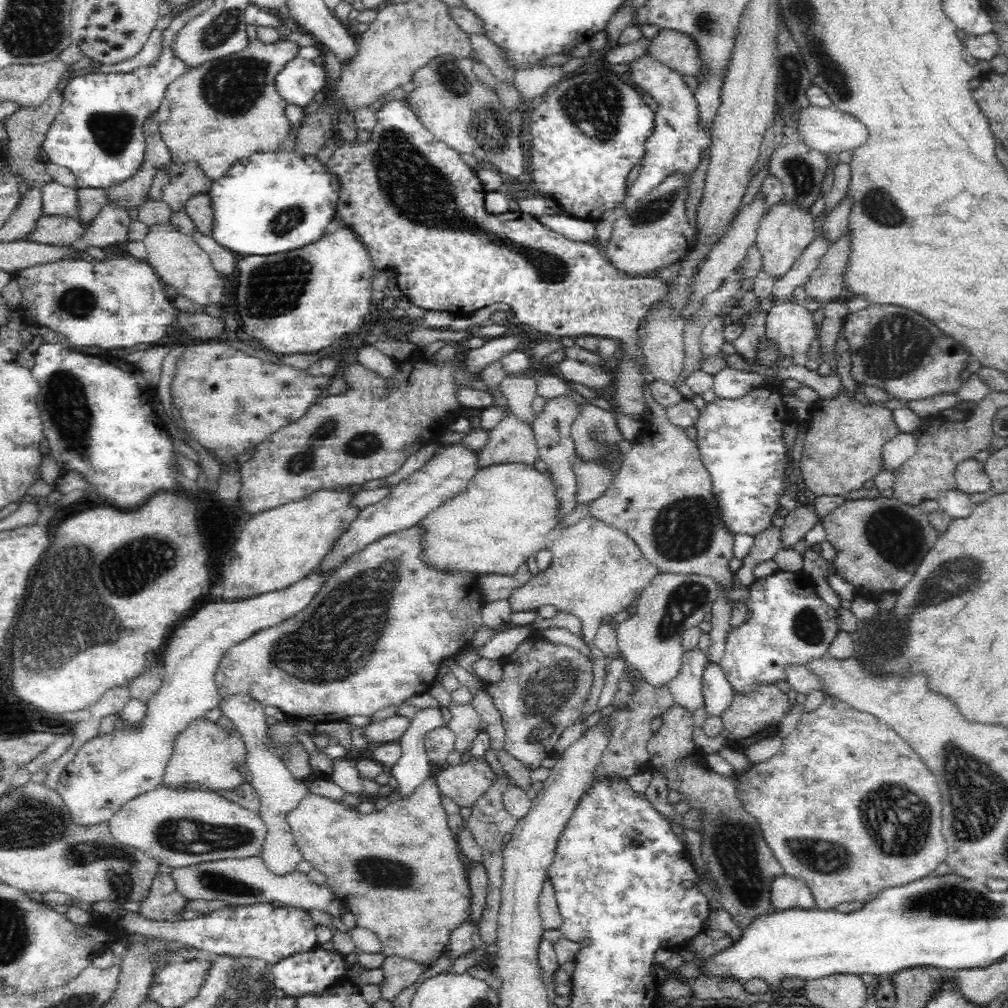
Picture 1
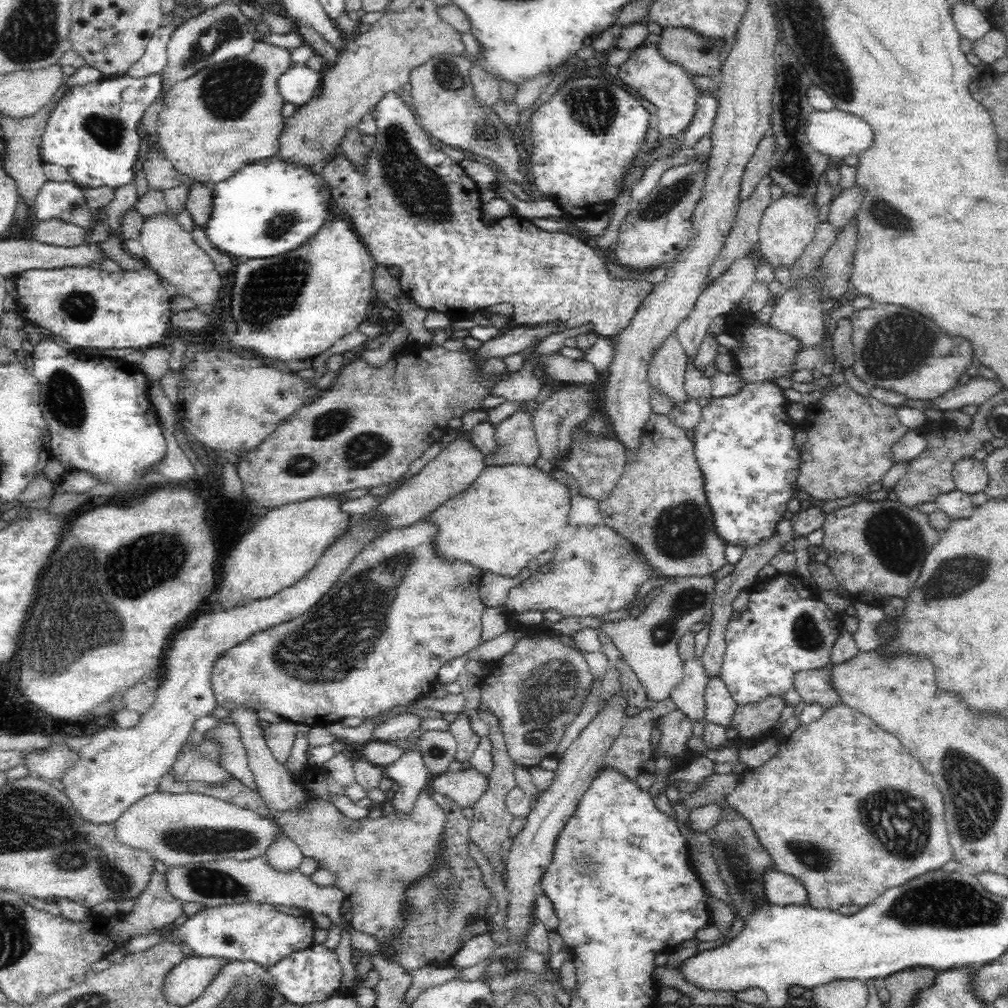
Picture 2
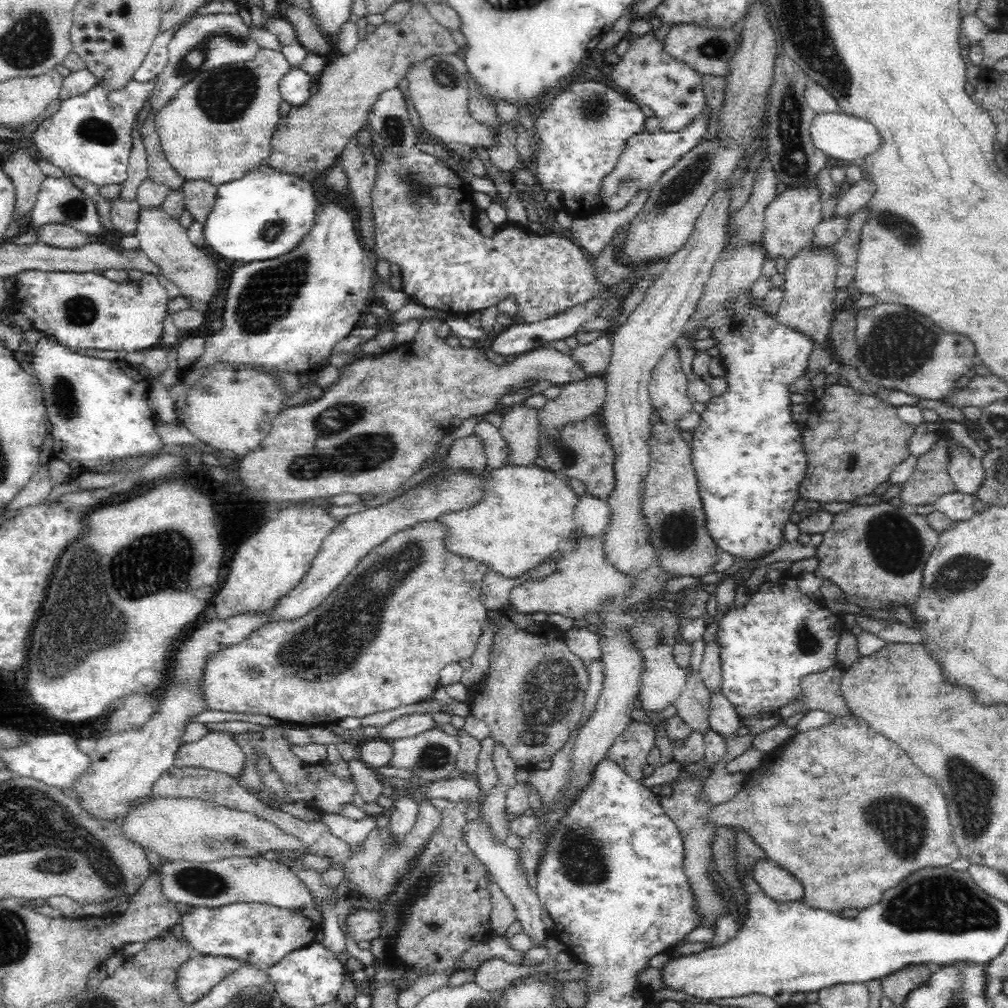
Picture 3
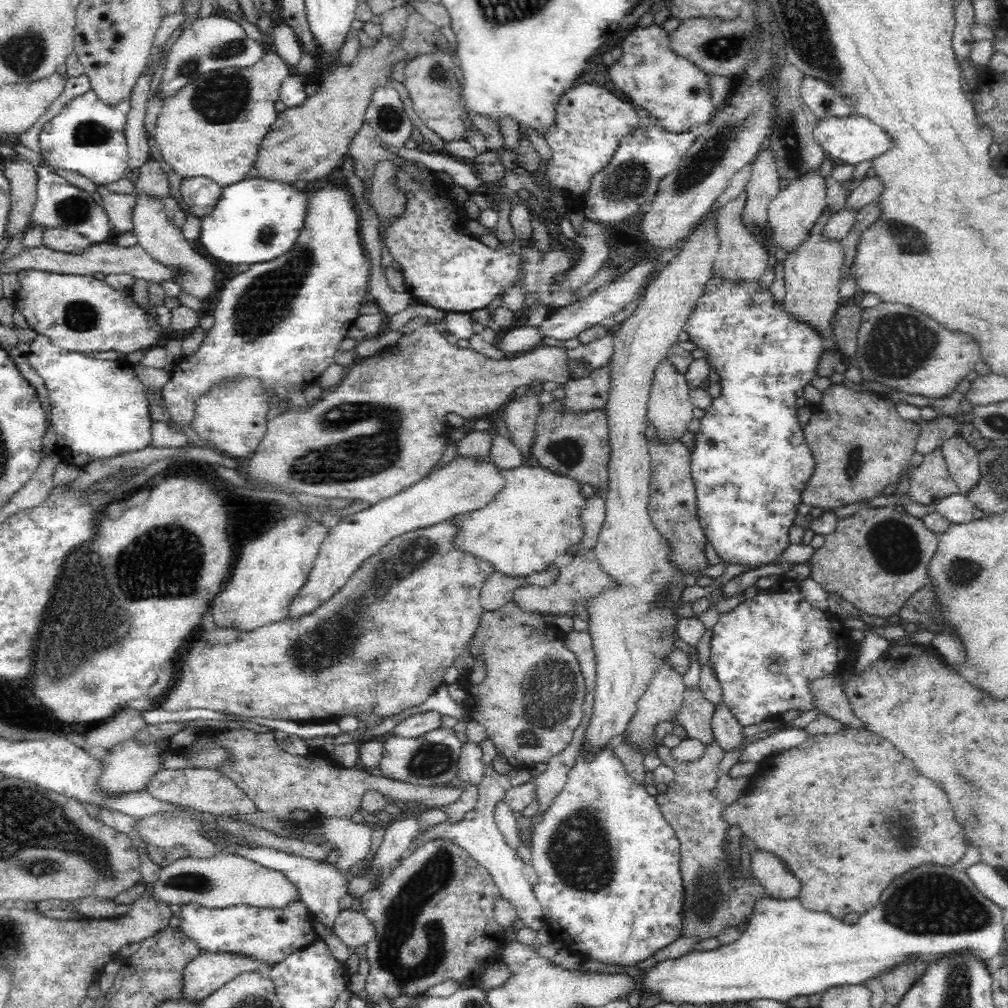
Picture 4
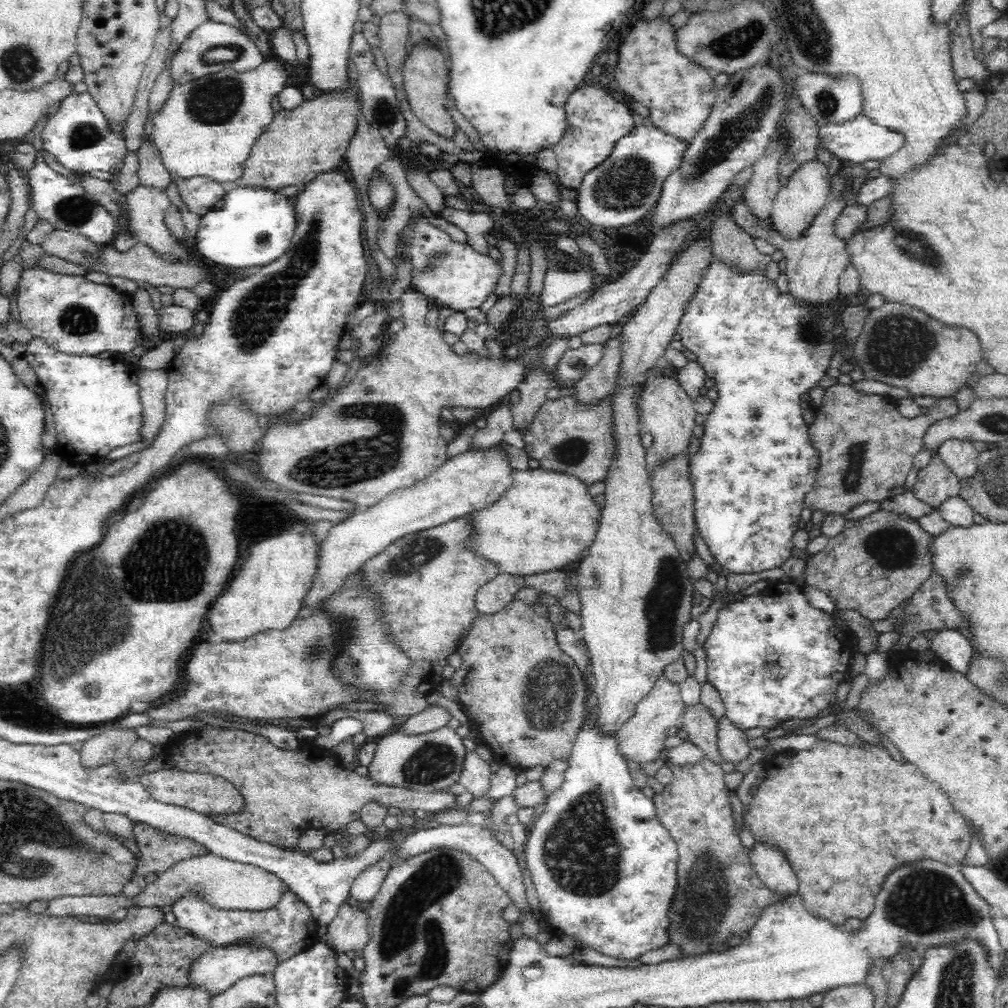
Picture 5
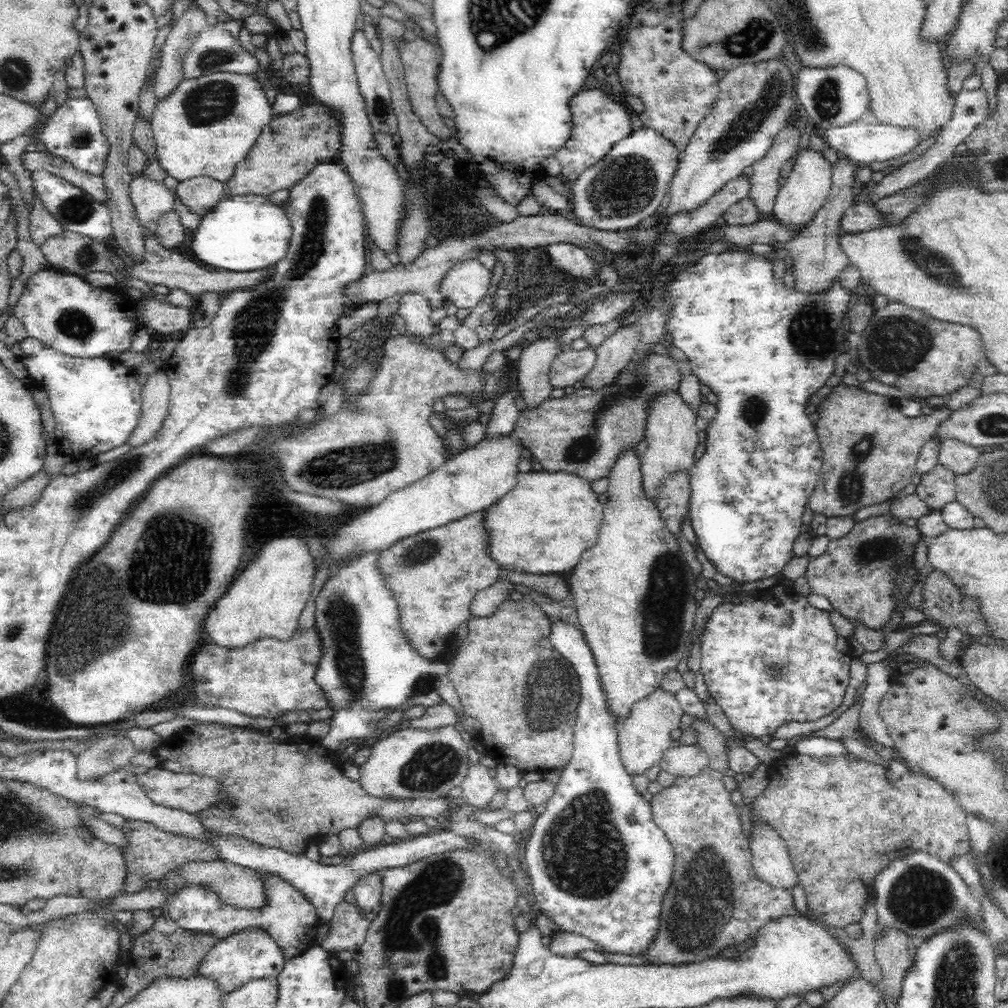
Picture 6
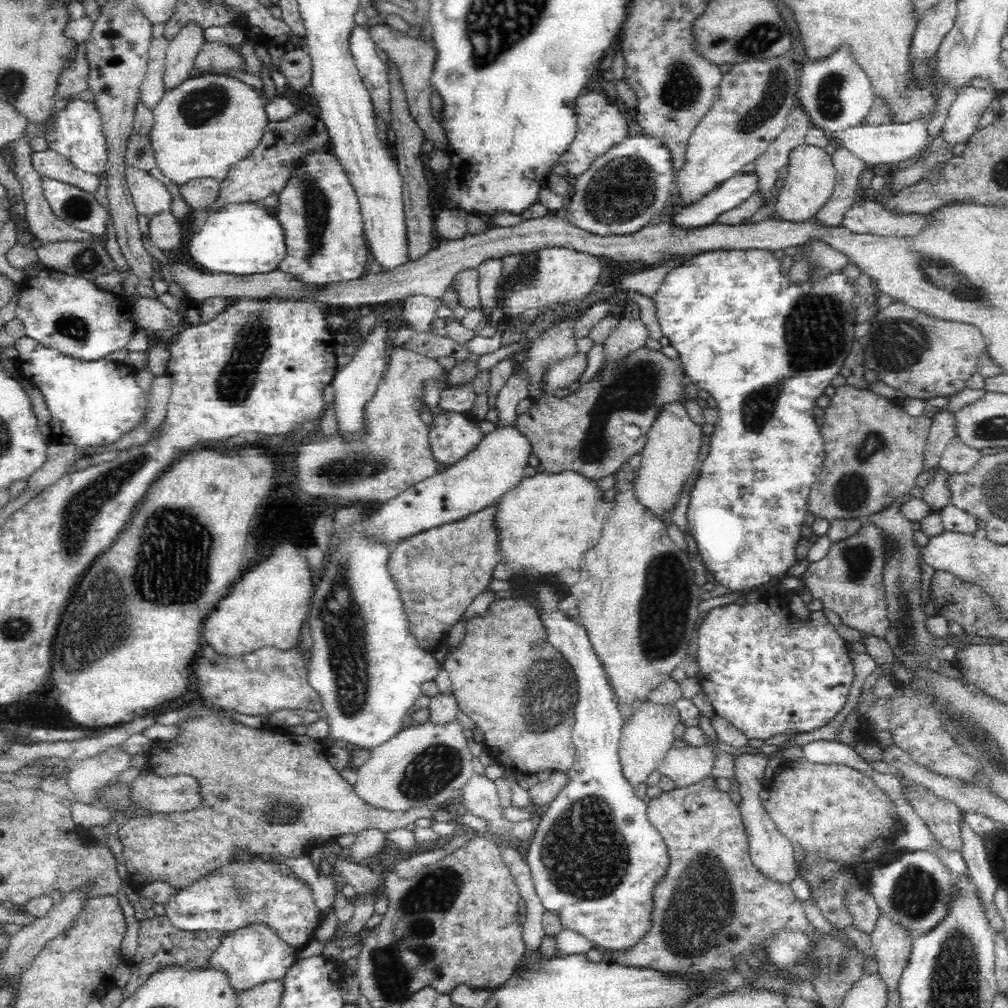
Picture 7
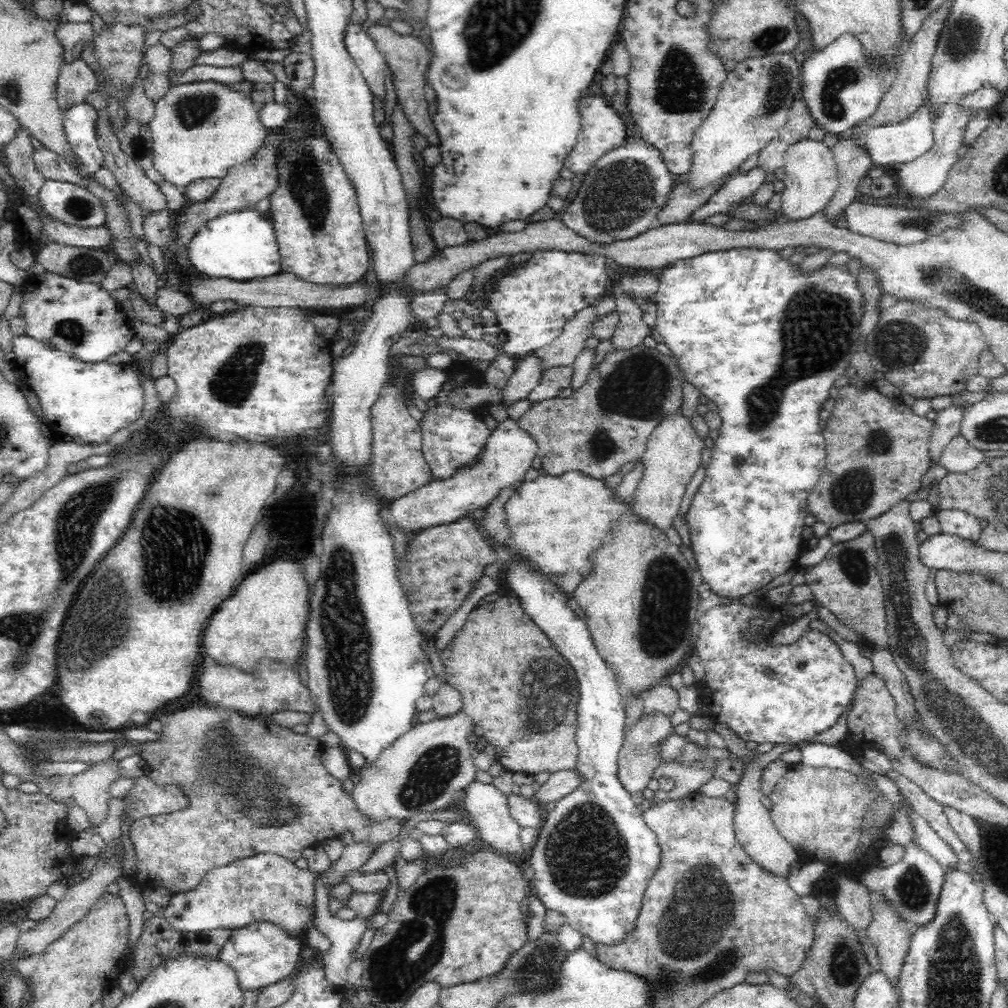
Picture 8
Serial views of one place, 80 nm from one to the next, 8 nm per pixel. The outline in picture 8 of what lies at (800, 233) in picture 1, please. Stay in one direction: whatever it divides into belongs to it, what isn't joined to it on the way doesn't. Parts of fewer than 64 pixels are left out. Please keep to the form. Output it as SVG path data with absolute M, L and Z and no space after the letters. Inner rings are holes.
M804 138L797 144L786 150L784 160L784 176L783 182L786 186L782 192L782 207L778 211L788 221L797 221L798 219L807 219L814 216L817 212L823 211L826 205L832 200L834 194L838 192L839 181L837 180L836 164L832 150L824 144L823 141L816 141L810 138Z

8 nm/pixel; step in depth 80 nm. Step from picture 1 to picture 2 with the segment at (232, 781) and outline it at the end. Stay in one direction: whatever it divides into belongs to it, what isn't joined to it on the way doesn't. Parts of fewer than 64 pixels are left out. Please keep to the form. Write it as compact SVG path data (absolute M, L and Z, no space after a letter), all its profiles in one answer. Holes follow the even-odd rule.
M213 742L179 752L170 773L176 780L222 783L232 775L220 765L220 749Z

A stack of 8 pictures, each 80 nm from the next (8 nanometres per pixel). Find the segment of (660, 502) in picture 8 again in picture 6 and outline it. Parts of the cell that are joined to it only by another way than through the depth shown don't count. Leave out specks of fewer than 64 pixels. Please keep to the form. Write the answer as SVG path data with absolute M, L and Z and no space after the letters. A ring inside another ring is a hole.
M672 390L671 393L662 393L647 406L646 451L641 460L641 475L645 495L653 502L659 498L659 482L663 478L670 477L679 470L690 473L696 461L694 452L699 444L696 415L677 392L678 390Z

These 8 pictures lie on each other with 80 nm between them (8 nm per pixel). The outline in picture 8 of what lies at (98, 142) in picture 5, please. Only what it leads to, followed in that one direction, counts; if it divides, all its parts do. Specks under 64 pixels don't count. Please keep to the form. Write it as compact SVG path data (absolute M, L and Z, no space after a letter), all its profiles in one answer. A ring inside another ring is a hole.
M84 103L73 105L64 112L63 131L72 147L75 162L85 172L96 172L105 166L105 158L97 142L97 111Z

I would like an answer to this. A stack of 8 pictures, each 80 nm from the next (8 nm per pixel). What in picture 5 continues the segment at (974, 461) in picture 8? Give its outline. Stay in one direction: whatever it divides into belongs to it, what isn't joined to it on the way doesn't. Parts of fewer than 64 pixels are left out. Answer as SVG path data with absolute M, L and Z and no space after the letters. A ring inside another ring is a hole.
M950 439L936 448L944 464L959 478L970 478L977 468L979 451L970 441Z

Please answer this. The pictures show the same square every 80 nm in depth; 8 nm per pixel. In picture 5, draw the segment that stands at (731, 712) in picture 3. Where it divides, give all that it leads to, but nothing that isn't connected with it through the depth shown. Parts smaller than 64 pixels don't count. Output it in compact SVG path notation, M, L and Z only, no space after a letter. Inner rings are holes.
M725 716L719 720L718 733L718 748L725 762L736 766L750 756L751 748L745 732L741 732Z

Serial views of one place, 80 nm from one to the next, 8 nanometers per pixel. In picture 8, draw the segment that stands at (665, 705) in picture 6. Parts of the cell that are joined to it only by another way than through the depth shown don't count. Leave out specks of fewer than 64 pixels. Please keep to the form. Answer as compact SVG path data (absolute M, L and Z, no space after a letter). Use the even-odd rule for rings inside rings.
M656 713L651 717L644 717L623 739L623 746L620 749L617 760L617 775L618 780L622 783L622 787L630 794L642 792L648 786L654 769L658 768L660 761L658 761L658 753L656 753L658 749L656 748L661 743L664 743L670 734L675 733L675 730L672 729L670 719L671 717L666 717L662 713Z

